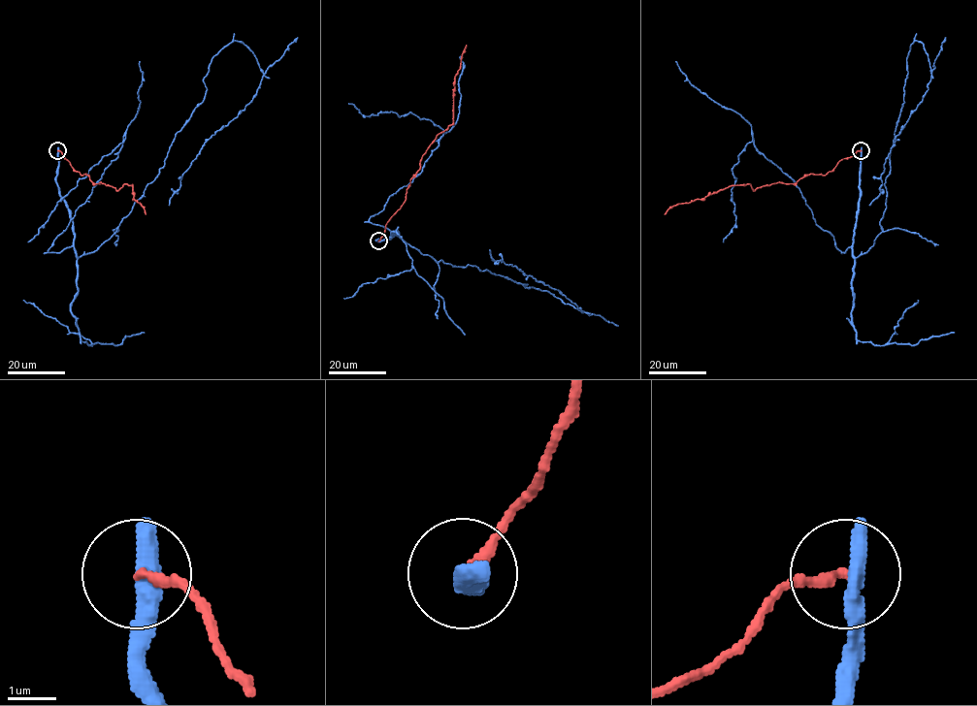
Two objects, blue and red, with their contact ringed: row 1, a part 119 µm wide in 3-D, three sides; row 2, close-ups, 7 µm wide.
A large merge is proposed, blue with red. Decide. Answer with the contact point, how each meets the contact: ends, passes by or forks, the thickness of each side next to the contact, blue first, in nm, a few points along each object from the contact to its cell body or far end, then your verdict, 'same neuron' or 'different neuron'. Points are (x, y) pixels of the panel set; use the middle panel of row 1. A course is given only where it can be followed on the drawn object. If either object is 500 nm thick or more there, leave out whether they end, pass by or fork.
place (378, 240); calibres 500 and 200 nm; course blue (378, 241), (396, 233), (437, 263), (487, 270), (547, 291), (584, 311), (557, 289), (495, 260), (490, 249); course red (378, 240), (406, 199), (423, 154), (453, 123), (454, 77), (467, 45); different neuron

